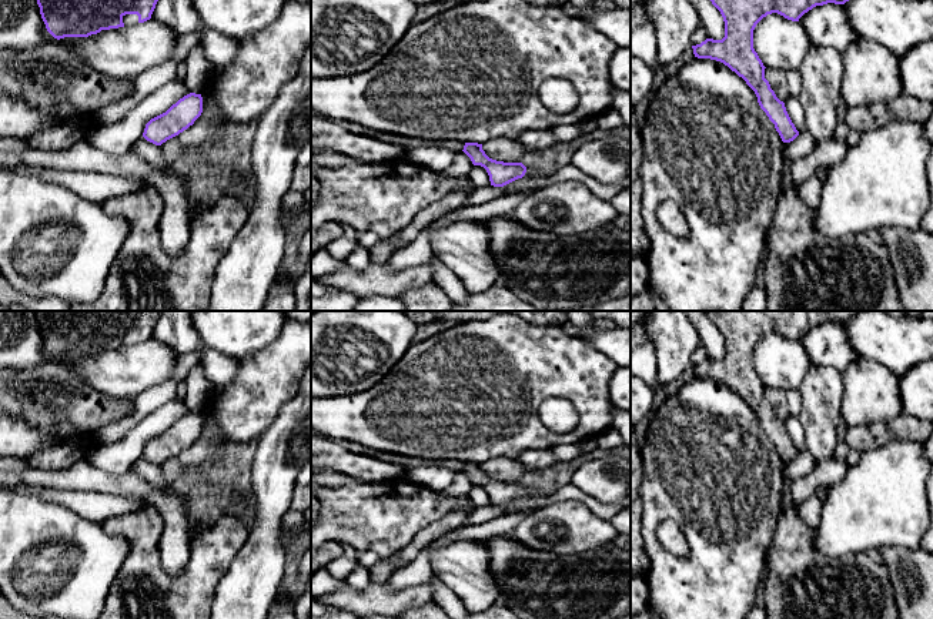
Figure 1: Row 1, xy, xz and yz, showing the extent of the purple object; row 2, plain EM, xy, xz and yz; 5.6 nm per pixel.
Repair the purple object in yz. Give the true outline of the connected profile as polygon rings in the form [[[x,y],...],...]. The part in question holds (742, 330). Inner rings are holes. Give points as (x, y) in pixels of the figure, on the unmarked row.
[[[705,311],[706,317],[720,331],[725,341],[725,357],[722,359],[706,358],[700,364],[692,365],[698,378],[710,378],[723,382],[755,411],[760,428],[775,444],[783,462],[793,461],[799,451],[792,442],[785,422],[780,421],[765,398],[765,385],[753,368],[753,349],[768,334],[778,332],[787,339],[799,338],[816,325],[827,322],[845,324],[859,311]]]

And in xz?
[[[465,462],[462,469],[472,481],[474,485],[481,485],[489,495],[491,505],[504,506],[526,492],[522,482],[504,482],[489,478],[482,469],[482,464]]]

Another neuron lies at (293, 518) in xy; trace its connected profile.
[[[287,511],[287,513],[282,516],[282,529],[287,529],[287,528],[298,528],[301,526],[302,523],[305,522],[304,519],[304,513],[302,512],[298,512],[298,511]]]

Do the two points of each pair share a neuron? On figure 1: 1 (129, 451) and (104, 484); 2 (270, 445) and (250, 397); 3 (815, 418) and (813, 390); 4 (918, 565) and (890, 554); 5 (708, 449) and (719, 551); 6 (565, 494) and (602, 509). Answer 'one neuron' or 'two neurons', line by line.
1: two neurons
2: two neurons
3: one neuron
4: one neuron
5: one neuron
6: one neuron

